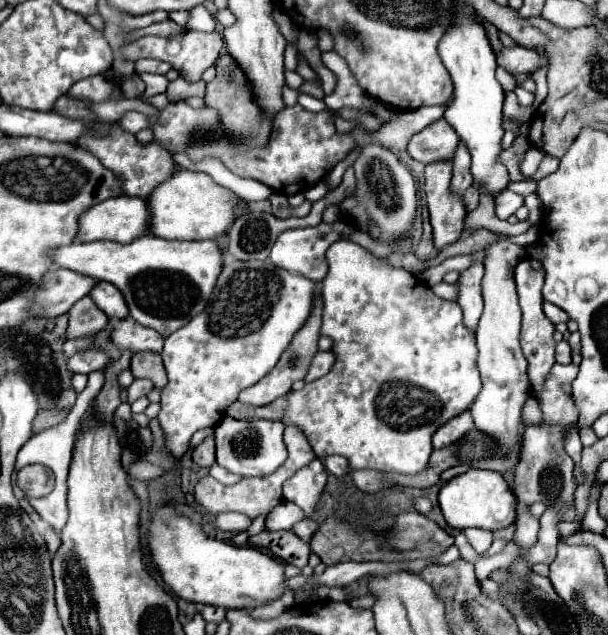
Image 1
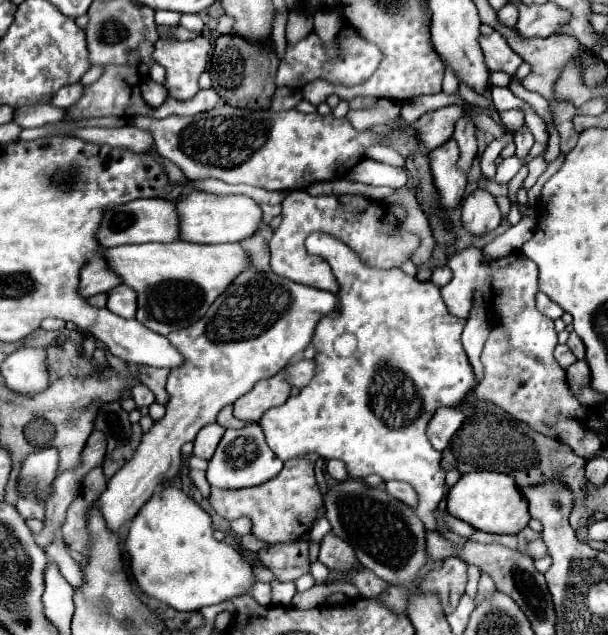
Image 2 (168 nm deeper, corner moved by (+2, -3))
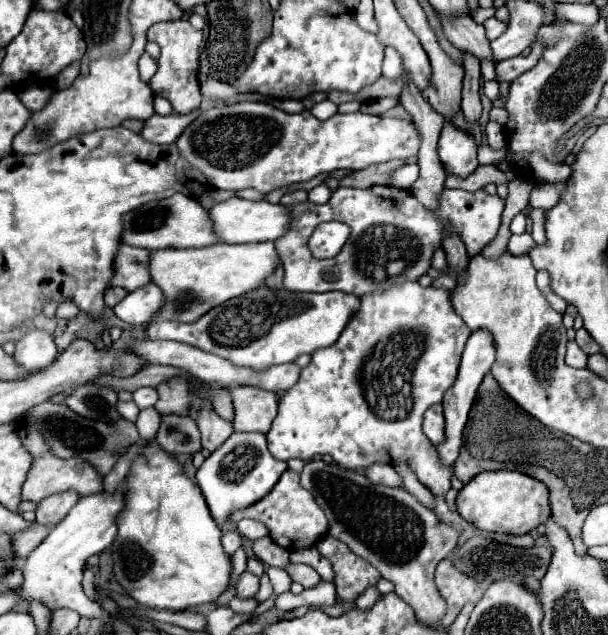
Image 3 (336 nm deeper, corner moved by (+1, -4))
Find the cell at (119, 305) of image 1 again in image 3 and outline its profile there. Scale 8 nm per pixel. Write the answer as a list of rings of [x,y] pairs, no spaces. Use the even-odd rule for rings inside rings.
[[[147,284],[129,292],[125,300],[115,306],[115,314],[127,324],[149,324],[163,304],[165,296],[161,288],[157,288],[157,284]]]

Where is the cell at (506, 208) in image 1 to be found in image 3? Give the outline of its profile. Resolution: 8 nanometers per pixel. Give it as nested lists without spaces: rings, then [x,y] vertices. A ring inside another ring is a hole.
[[[373,186],[367,190],[361,188],[337,188],[333,190],[331,198],[327,204],[311,204],[311,202],[303,202],[291,208],[293,212],[293,228],[281,236],[281,240],[275,242],[275,248],[281,256],[281,260],[285,262],[285,278],[283,278],[283,286],[291,292],[331,292],[331,290],[341,290],[341,292],[349,292],[355,296],[365,296],[371,292],[383,292],[389,290],[391,286],[399,286],[403,282],[409,280],[419,280],[423,274],[427,274],[429,266],[431,266],[431,258],[433,252],[437,248],[441,248],[443,238],[447,236],[447,230],[451,230],[453,234],[457,234],[463,244],[467,246],[467,254],[473,258],[477,254],[481,254],[481,250],[497,236],[499,232],[499,224],[501,224],[501,214],[503,214],[505,202],[499,196],[491,196],[485,190],[477,190],[477,192],[465,192],[465,190],[443,190],[439,196],[439,206],[437,210],[429,210],[425,208],[413,194],[411,190],[403,190],[403,188],[393,188],[393,186]],[[329,220],[337,220],[337,222],[345,222],[351,228],[351,236],[347,240],[347,244],[343,246],[343,250],[335,256],[335,258],[327,258],[327,260],[319,260],[311,254],[307,242],[313,234],[313,230],[321,224],[321,222],[329,222]]]

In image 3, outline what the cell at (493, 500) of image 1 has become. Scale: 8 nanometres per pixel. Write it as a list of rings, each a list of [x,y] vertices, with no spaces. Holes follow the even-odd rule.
[[[517,470],[481,472],[457,496],[459,514],[481,530],[501,534],[529,534],[537,526],[545,524],[551,516],[549,490],[543,482],[521,474]]]

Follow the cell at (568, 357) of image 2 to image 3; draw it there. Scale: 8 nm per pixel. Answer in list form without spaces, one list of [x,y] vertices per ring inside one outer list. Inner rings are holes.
[[[569,342],[567,344],[567,364],[573,366],[573,368],[585,368],[587,366],[587,354],[575,344],[575,342]]]

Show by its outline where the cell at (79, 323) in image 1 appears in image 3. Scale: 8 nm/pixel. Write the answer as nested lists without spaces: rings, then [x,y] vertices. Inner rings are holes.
[[[109,286],[107,290],[105,290],[105,304],[107,306],[115,306],[115,304],[119,304],[125,296],[127,296],[129,292],[125,290],[125,288],[119,288],[119,286]]]

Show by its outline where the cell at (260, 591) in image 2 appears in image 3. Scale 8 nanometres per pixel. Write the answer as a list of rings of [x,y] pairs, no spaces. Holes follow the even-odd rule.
[[[233,598],[233,600],[229,602],[229,606],[231,606],[231,610],[233,610],[233,612],[253,612],[253,610],[257,608],[257,602],[255,602],[253,598],[249,598],[249,600]]]

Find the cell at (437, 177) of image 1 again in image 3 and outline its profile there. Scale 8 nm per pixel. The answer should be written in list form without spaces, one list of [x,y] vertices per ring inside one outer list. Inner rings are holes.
[[[445,122],[439,138],[439,158],[449,174],[469,176],[477,166],[477,142],[473,134]]]

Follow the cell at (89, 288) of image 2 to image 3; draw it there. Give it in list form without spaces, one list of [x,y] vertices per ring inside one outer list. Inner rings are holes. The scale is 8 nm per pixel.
[[[123,244],[115,260],[115,276],[111,280],[111,286],[121,286],[131,292],[149,284],[151,282],[149,256],[151,252],[145,248]]]

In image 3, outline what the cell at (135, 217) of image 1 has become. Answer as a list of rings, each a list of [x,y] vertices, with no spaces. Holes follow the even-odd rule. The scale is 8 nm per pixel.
[[[177,194],[159,202],[149,202],[135,212],[125,216],[125,232],[123,242],[147,250],[163,250],[163,248],[199,248],[213,246],[219,242],[219,236],[213,230],[213,220],[209,212],[199,204],[199,200],[189,198],[185,194]]]

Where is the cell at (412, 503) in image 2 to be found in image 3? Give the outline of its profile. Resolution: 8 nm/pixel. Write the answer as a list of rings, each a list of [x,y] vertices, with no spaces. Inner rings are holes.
[[[371,464],[369,468],[365,468],[365,476],[367,476],[373,484],[403,486],[403,484],[401,484],[401,478],[397,476],[397,472],[393,470],[393,466],[389,466],[389,464]]]

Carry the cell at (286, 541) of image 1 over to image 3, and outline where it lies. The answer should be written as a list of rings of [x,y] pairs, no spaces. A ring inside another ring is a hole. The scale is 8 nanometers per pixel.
[[[289,564],[285,570],[289,572],[289,576],[295,582],[299,582],[305,588],[315,588],[321,582],[319,574],[311,566],[307,566],[307,564]]]

